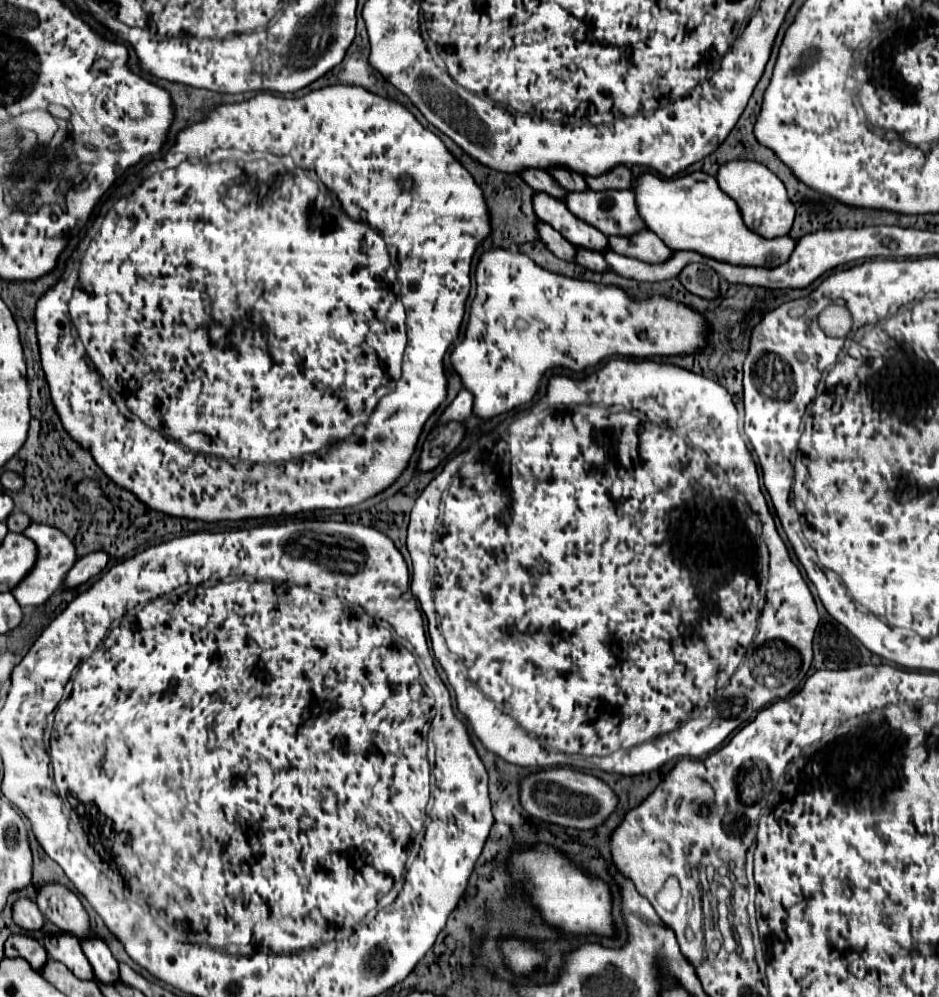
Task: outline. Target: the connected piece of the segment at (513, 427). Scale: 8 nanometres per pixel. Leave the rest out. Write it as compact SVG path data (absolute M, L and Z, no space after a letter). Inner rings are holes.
M611 359L597 375L589 377L587 381L563 375L551 377L547 395L541 397L541 401L535 407L513 415L511 423L507 421L501 423L501 439L499 435L497 439L485 439L485 437L487 435L483 435L479 443L475 443L465 453L457 455L453 461L447 461L443 473L435 477L427 485L427 489L419 495L419 503L415 503L411 511L407 549L413 561L411 591L421 603L422 612L428 620L427 626L434 656L447 673L447 681L455 691L457 709L465 715L471 730L489 751L493 751L507 763L539 769L555 765L593 767L590 760L587 759L589 763L585 763L583 756L586 758L605 756L607 771L623 775L641 775L655 771L663 763L677 757L707 755L709 751L717 749L731 731L749 723L759 709L763 709L775 699L789 697L799 687L813 661L813 638L819 625L819 612L799 567L791 561L789 551L775 529L767 501L759 487L759 475L753 455L739 433L737 409L733 405L731 395L719 383L667 363L647 359L643 361ZM625 409L643 413L649 419L649 423L641 423L641 419L633 423L633 419L629 419L629 427L625 427ZM675 431L687 435L695 447L689 447L689 443L685 443L685 439L681 439L681 435L677 435ZM749 509L755 515L759 515L763 523L763 535L771 555L769 579L765 585L765 605L761 611L759 611L761 591L757 581L759 529ZM661 527L671 529L671 533L675 533L677 539L685 539L685 543L673 545L673 539L669 539L669 531L661 531ZM433 533L441 533L441 539L437 539L437 543L433 543ZM431 553L435 555L433 585L431 585L431 563L429 563ZM505 587L515 587L513 603L509 601L511 593L509 591L505 593ZM765 659L781 659L779 673L777 667L773 667L771 661L767 663Z

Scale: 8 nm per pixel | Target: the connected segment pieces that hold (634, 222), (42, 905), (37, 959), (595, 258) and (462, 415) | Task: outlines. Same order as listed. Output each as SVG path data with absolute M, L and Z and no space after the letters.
M567 191L565 195L565 205L567 209L583 219L585 223L593 225L605 235L633 235L641 229L645 229L645 223L641 223L641 217L637 215L635 199L631 191Z
M43 883L37 889L35 903L39 911L61 931L75 933L77 937L85 937L91 933L87 911L83 909L79 897L65 885Z
M25 933L9 935L9 939L5 941L5 955L7 957L23 957L37 971L47 961L47 951L41 947L41 943L37 939L33 939L33 937L25 935Z
M575 247L575 261L591 271L605 271L609 269L609 265L605 263L605 259L601 259L601 253L587 249L587 247Z
M461 391L455 401L441 413L441 419L437 421L439 425L443 423L451 423L451 421L457 421L457 423L463 423L469 415L471 415L471 407L473 407L473 397L469 395L469 391Z

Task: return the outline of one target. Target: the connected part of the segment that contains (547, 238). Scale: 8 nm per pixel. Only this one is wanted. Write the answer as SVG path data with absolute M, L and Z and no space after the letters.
M537 221L537 233L539 233L539 239L553 251L553 255L565 261L573 261L573 245L553 227L549 227L549 223Z

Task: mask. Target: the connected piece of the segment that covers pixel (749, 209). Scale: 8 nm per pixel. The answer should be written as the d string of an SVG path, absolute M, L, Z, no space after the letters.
M749 159L729 161L719 167L717 183L729 197L735 199L735 203L741 211L743 223L751 231L755 231L757 235L761 235L765 239L775 239L775 237L789 233L789 227L793 225L793 217L795 217L795 207L789 201L781 179L777 179L777 175L773 171L769 171L765 165L761 165L757 161L749 161Z

